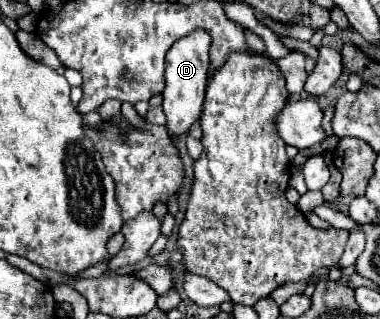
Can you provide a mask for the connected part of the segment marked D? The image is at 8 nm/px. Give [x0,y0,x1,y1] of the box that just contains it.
[162,29,210,141]

